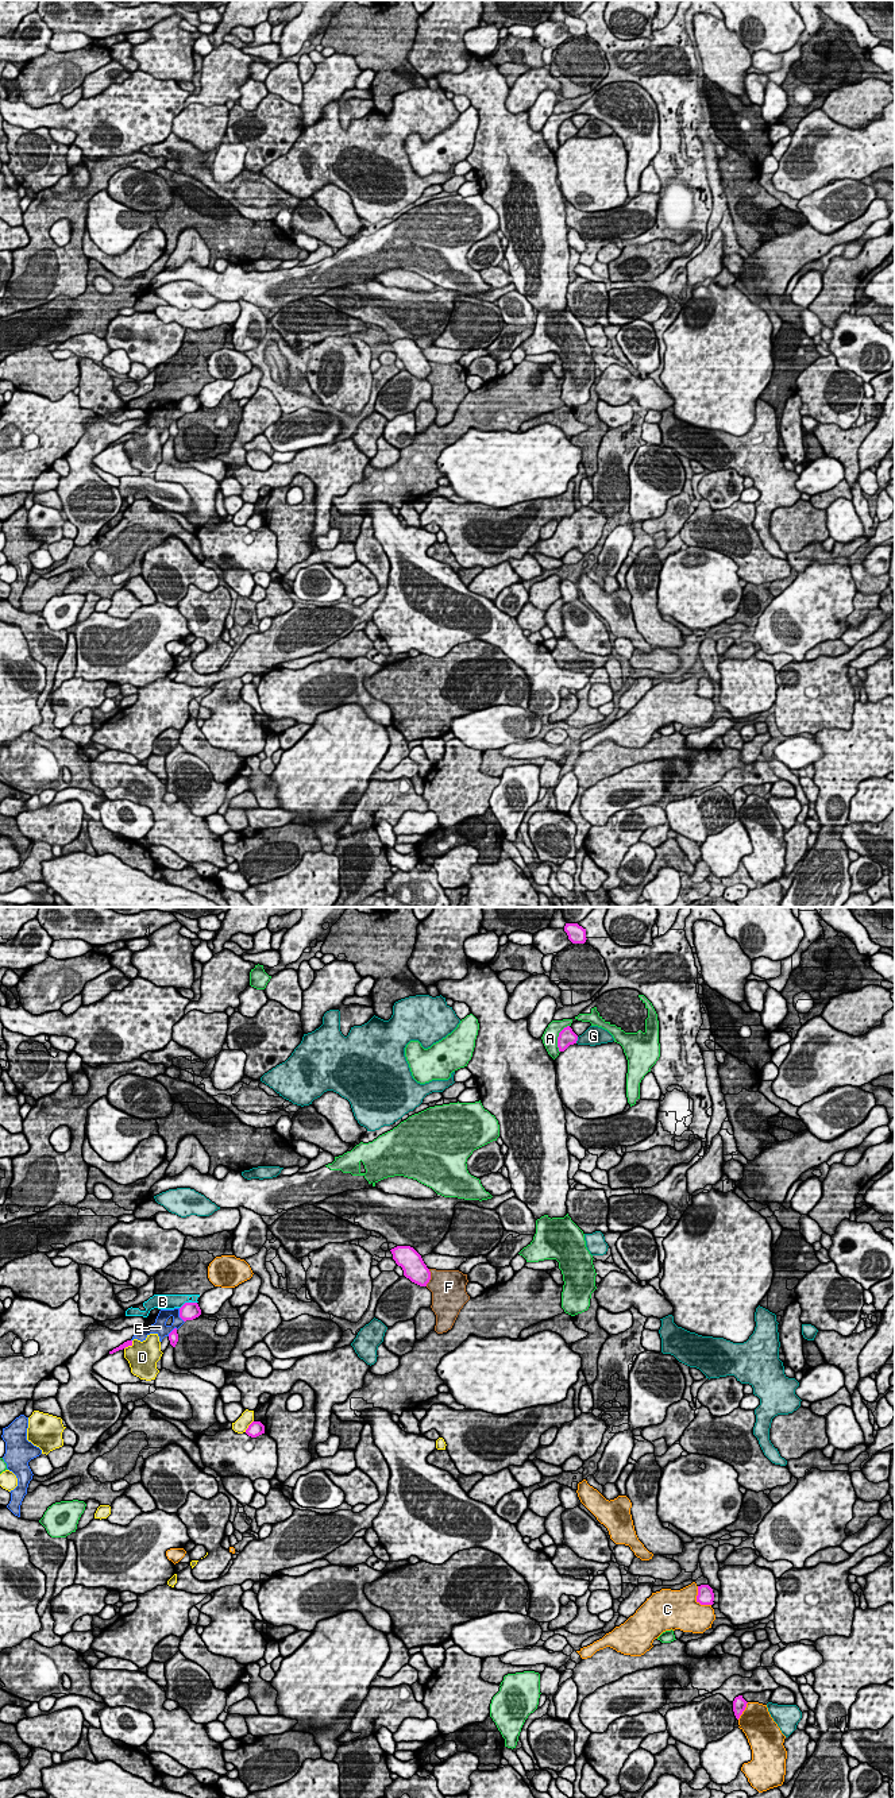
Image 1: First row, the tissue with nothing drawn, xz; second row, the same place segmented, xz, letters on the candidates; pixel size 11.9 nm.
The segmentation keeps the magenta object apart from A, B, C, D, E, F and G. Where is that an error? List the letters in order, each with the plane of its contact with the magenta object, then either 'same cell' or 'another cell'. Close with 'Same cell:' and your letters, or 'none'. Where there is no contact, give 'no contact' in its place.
A: meets magenta in xz; another cell
B: meets magenta in xz; another cell
C: meets magenta in xz; another cell
D: meets magenta in xz; another cell
E: meets magenta in xz; another cell
F: meets magenta in xz; another cell
G: meets magenta in xz; another cell
Same cell: none

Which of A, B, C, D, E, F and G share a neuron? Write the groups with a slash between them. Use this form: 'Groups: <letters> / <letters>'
Groups: A / B / C / D / E / F / G

